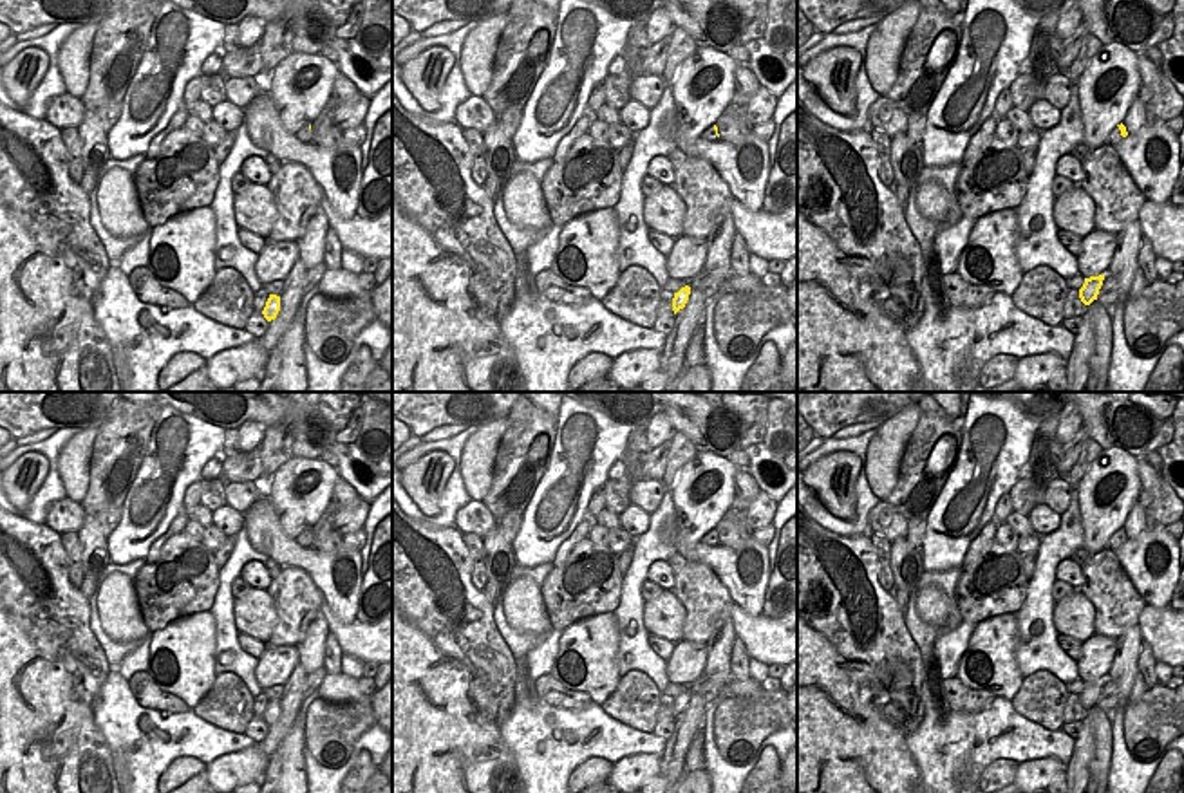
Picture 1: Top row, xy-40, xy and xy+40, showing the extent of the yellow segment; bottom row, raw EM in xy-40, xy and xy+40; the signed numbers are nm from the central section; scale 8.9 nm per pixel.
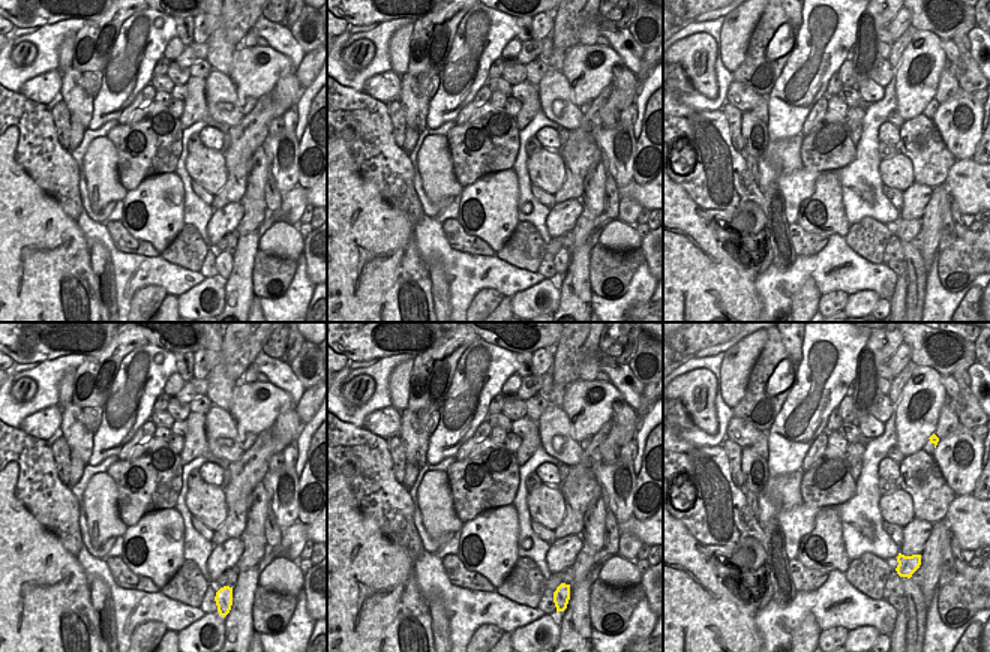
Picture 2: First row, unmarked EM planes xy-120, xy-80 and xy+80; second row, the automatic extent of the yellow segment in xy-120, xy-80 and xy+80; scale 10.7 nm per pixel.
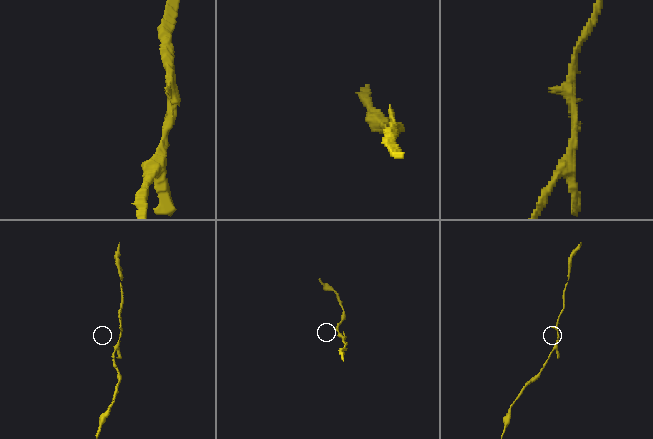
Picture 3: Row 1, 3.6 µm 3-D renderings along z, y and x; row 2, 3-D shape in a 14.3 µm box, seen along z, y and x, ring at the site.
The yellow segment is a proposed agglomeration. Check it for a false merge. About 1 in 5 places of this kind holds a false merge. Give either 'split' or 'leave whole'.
leave whole

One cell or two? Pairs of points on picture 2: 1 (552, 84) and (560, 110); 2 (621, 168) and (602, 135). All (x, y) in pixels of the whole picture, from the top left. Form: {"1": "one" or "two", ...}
{"1": "one", "2": "one"}

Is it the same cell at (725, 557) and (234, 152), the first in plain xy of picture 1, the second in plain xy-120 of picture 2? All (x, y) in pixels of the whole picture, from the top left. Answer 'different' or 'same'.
different

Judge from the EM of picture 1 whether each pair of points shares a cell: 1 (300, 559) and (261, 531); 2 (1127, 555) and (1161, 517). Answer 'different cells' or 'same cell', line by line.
1: same cell
2: different cells

